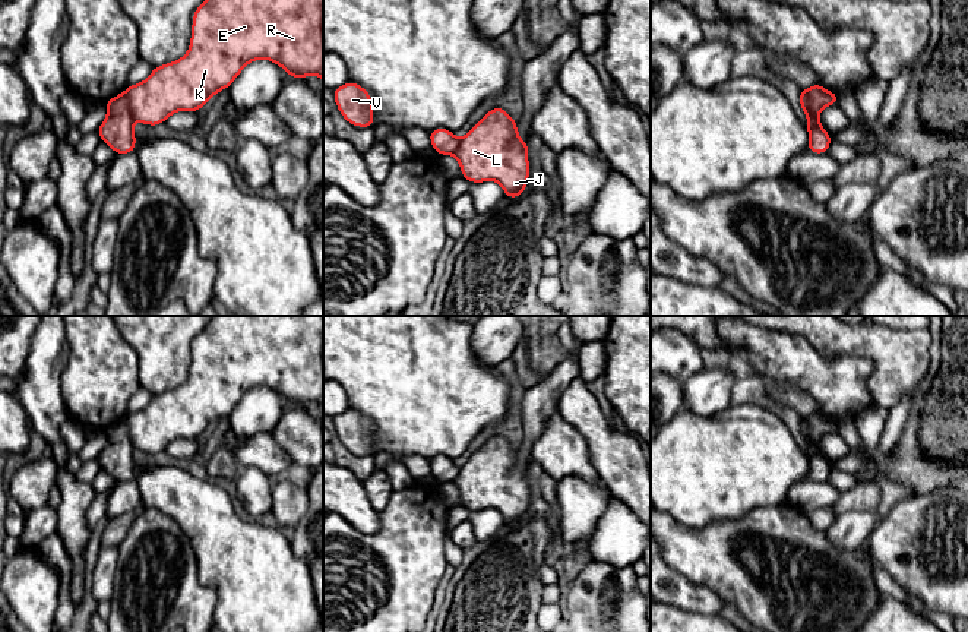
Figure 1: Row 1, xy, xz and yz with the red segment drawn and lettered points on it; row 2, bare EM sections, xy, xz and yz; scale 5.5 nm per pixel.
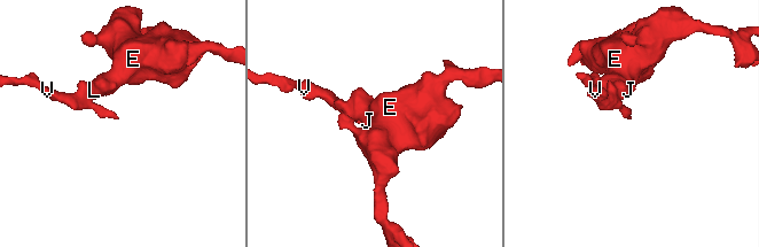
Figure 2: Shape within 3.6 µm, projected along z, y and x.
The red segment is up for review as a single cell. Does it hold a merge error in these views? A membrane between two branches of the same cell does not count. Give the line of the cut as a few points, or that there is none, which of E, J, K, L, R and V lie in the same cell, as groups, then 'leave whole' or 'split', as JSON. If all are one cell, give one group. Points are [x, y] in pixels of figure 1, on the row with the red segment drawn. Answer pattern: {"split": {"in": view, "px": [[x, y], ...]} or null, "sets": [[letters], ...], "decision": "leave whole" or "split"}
{"split": {"in": "yz", "px": [[804, 89], [809, 98], [809, 110], [818, 119]]}, "sets": [["E", "J", "K", "L", "R"], ["V"]], "decision": "split"}

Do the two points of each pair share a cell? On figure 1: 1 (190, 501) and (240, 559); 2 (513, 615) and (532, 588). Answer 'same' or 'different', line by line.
1: same
2: same

